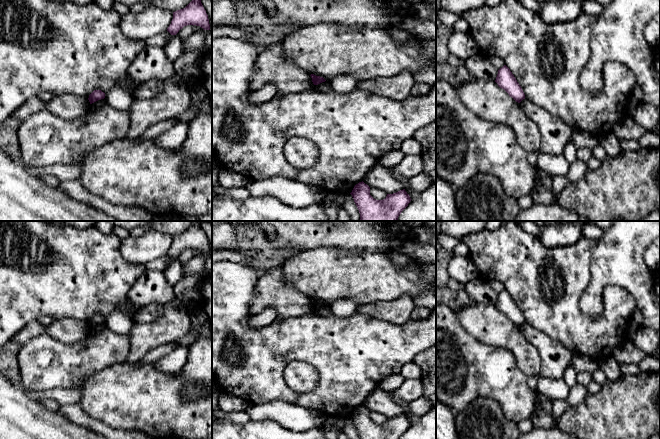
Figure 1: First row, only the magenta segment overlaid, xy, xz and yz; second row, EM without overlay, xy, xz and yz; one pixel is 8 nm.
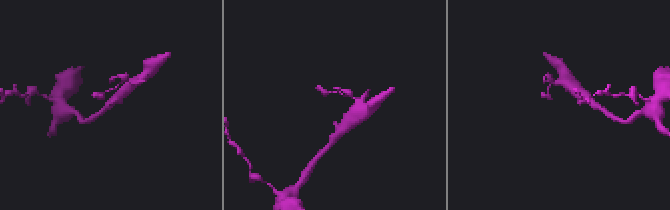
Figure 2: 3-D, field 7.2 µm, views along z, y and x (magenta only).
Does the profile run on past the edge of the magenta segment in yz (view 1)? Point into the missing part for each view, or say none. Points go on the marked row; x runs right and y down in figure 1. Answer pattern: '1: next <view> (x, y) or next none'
1: next none

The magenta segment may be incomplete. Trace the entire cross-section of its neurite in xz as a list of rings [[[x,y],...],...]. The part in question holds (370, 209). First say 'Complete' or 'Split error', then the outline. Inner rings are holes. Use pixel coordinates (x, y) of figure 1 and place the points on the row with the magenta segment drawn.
Complete. [[[363,181],[350,193],[360,213],[360,221],[397,221],[401,212],[411,201],[405,189],[387,194],[383,200],[370,195],[370,187]]]

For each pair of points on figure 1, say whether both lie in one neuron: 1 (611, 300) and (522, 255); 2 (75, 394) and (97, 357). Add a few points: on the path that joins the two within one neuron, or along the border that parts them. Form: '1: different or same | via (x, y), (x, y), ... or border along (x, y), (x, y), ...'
1: same | via (592, 323), (566, 323), (538, 298), (536, 287)
2: different | border along (75, 387), (54, 388), (52, 390)

